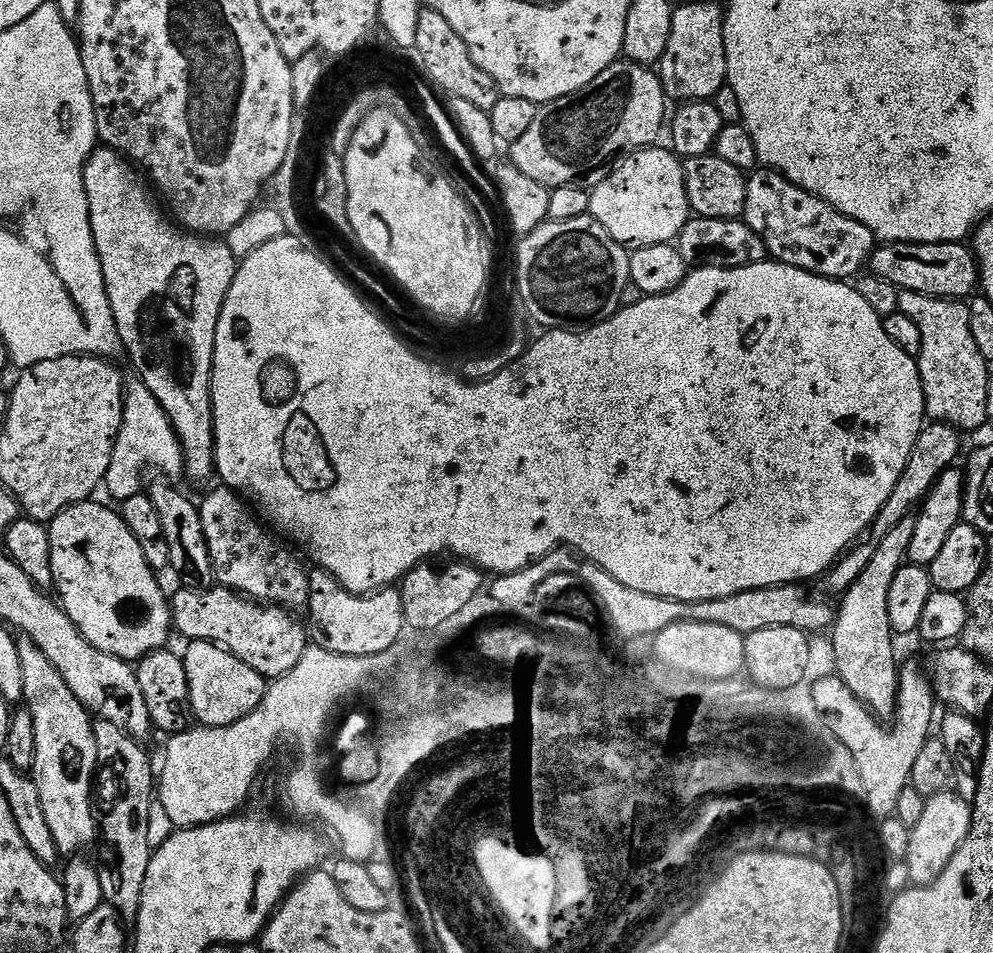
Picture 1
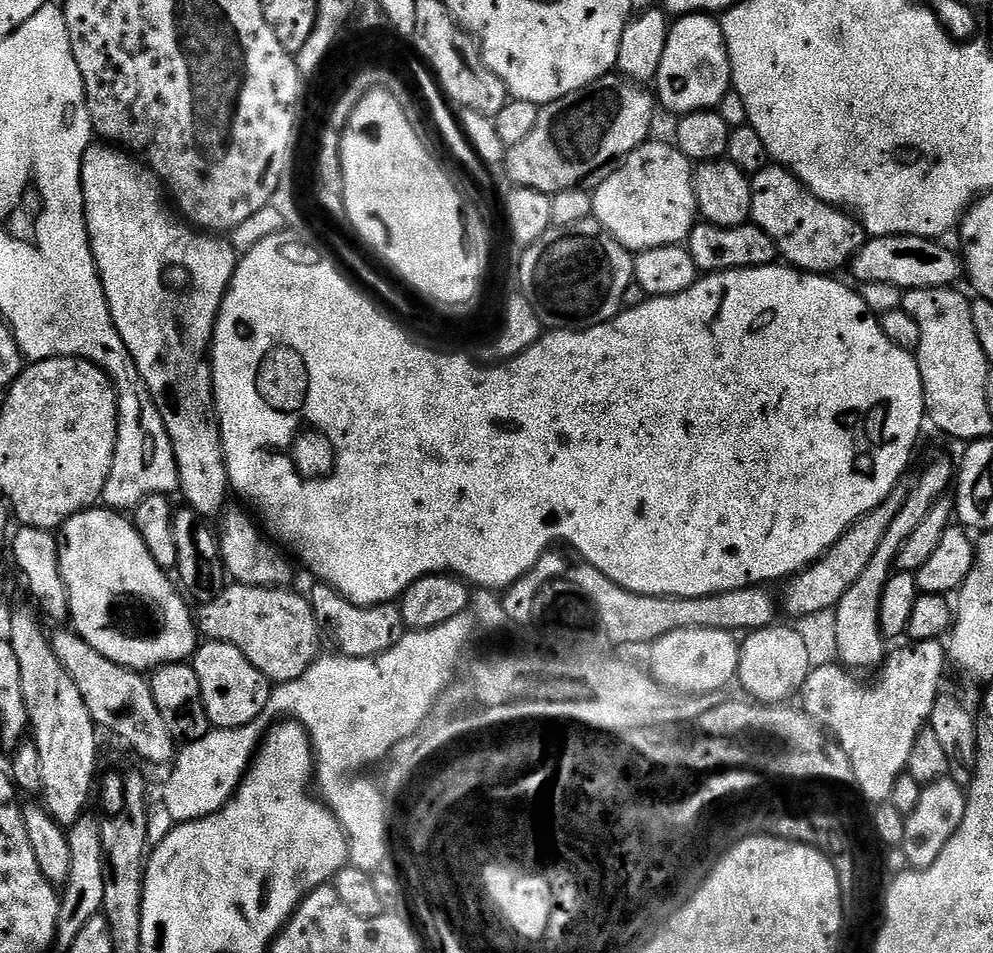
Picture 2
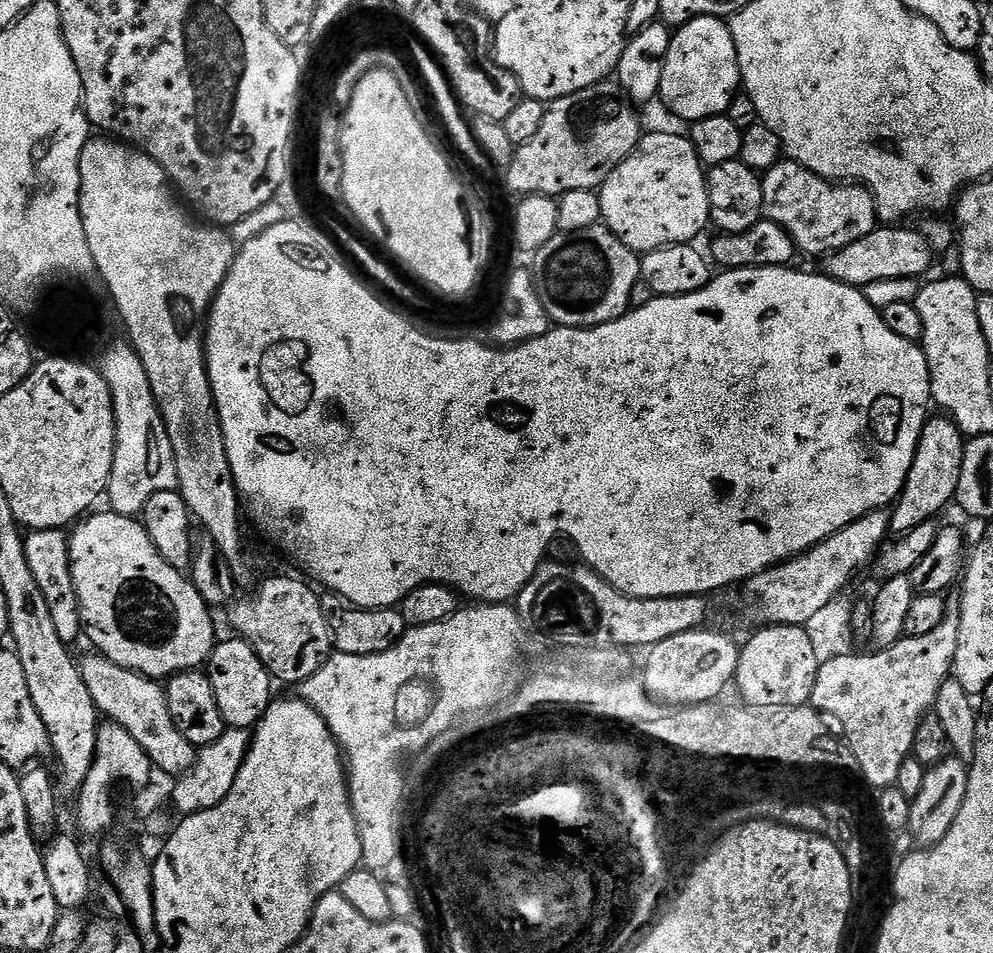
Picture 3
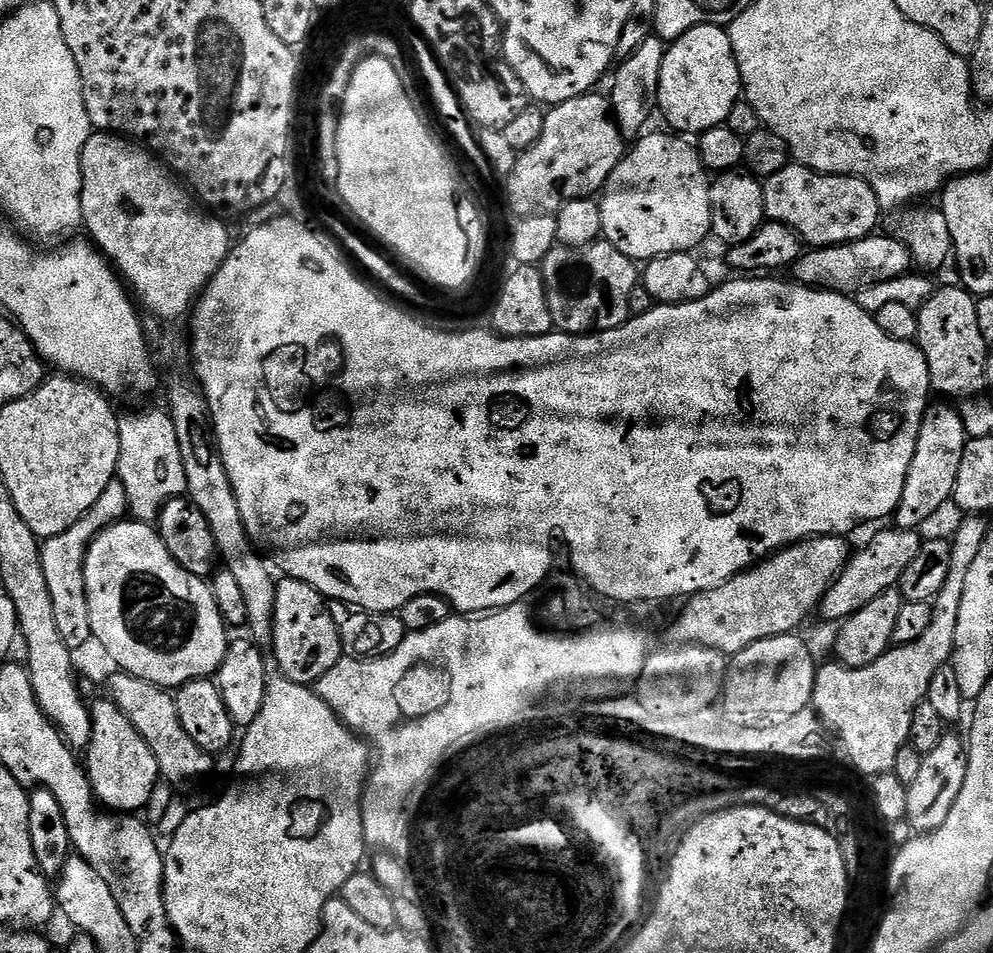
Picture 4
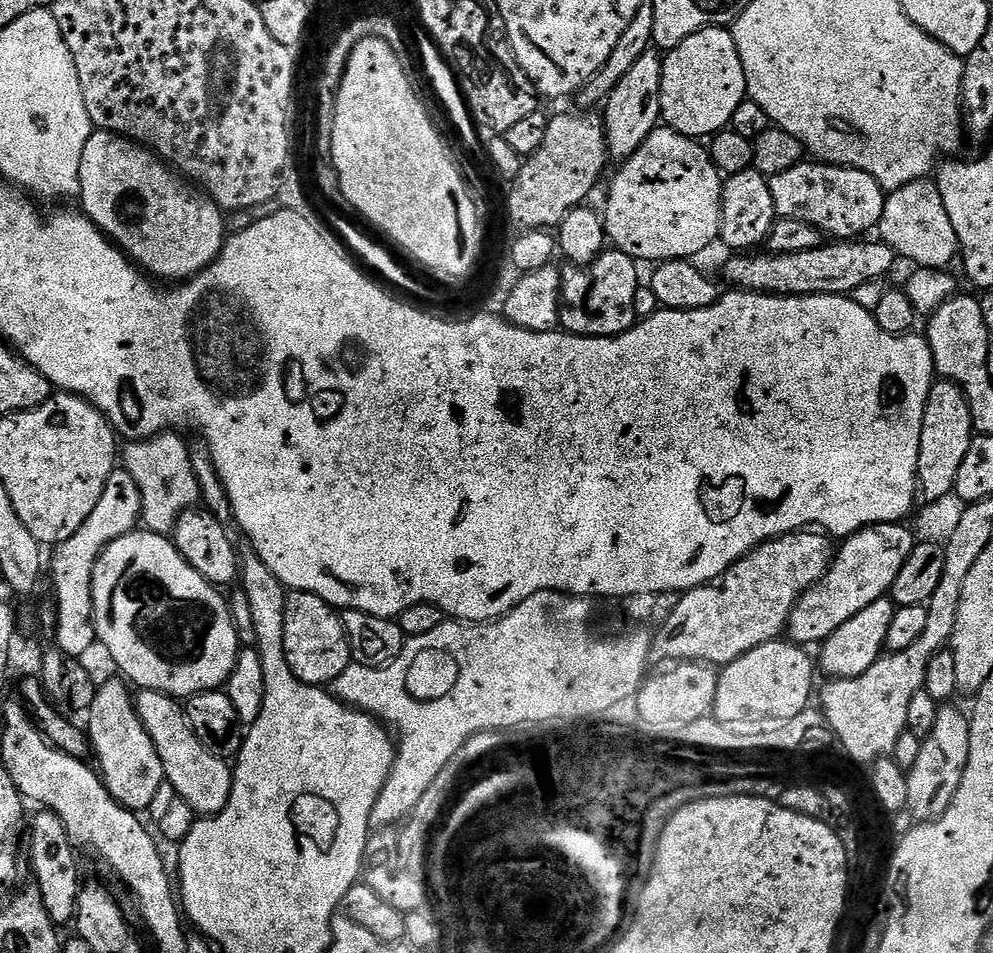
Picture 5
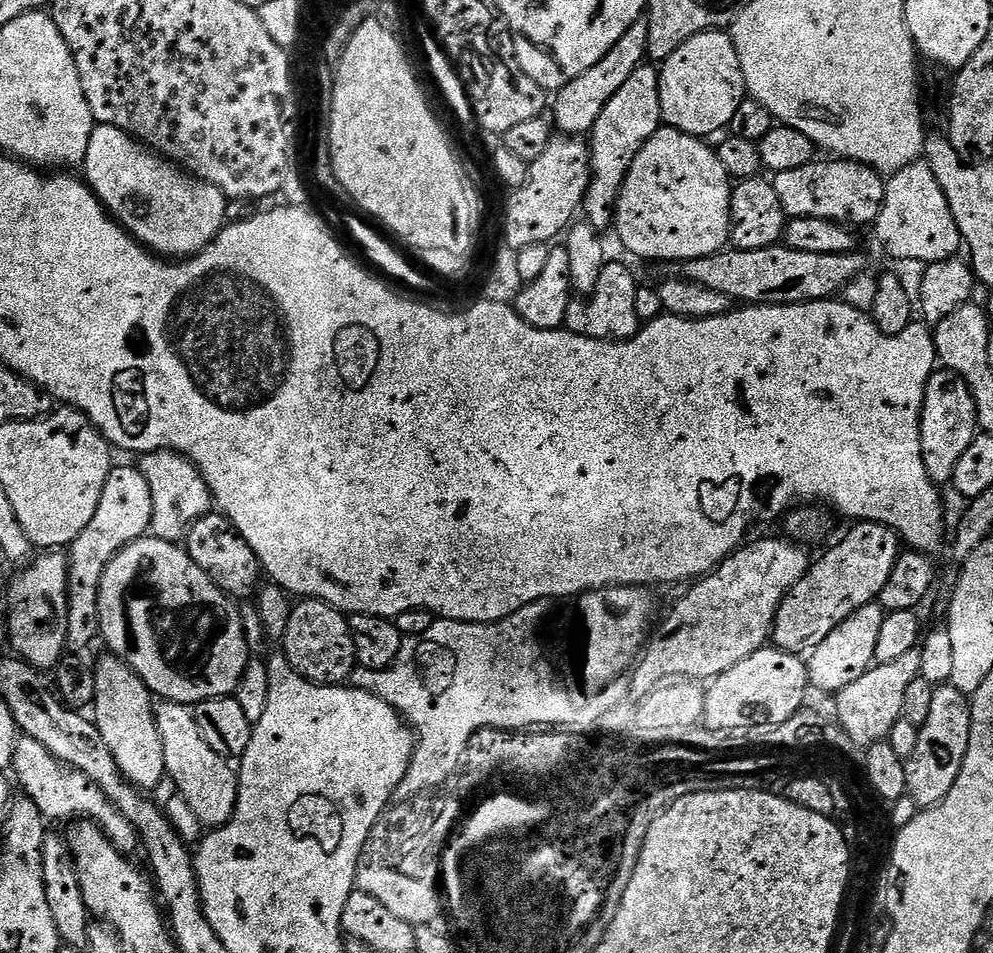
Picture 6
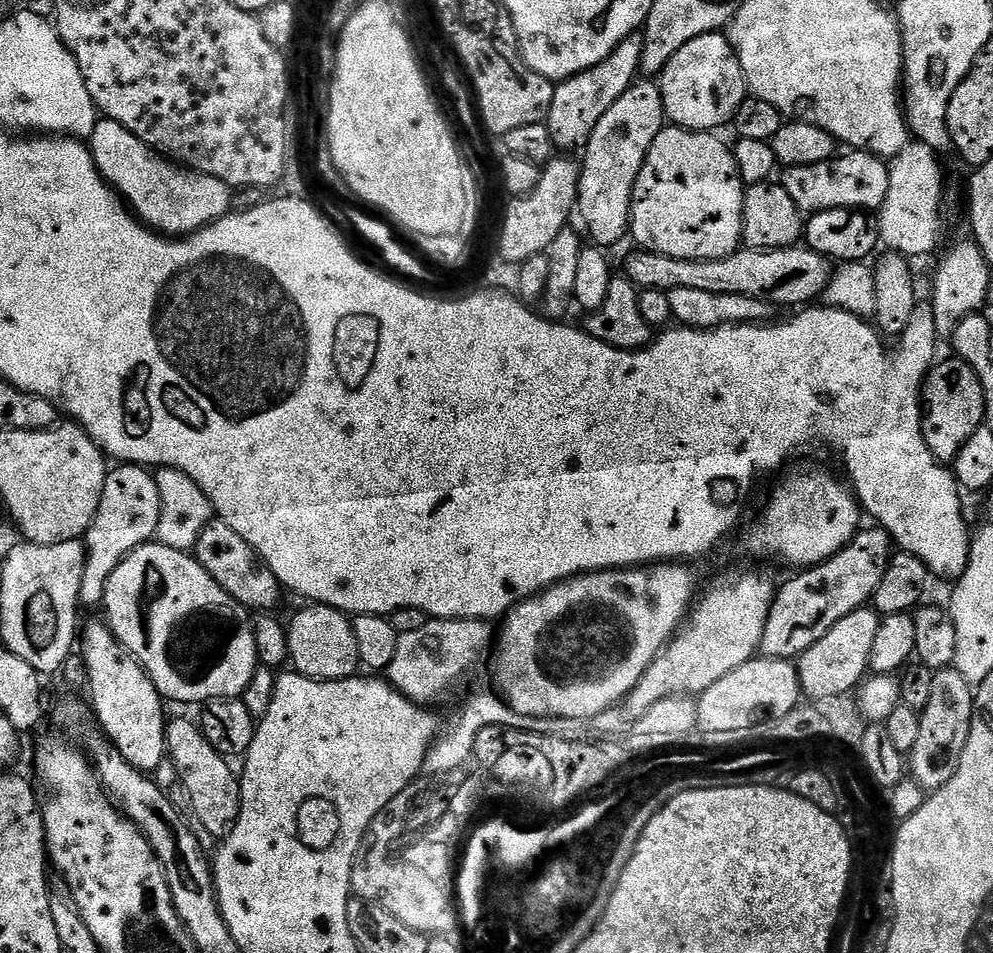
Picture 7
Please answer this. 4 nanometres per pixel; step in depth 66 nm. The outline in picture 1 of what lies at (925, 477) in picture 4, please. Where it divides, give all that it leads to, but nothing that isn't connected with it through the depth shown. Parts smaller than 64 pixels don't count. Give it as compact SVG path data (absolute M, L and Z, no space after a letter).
M910 515L898 522L898 526L894 526L886 538L876 541L874 558L870 558L866 570L858 574L858 582L854 582L854 586L850 586L850 590L839 597L830 629L835 675L840 677L850 694L854 694L856 700L861 700L864 707L881 722L891 721L895 717L896 689L900 682L900 668L896 664L897 641L890 626L890 585L908 560L915 525L916 516Z

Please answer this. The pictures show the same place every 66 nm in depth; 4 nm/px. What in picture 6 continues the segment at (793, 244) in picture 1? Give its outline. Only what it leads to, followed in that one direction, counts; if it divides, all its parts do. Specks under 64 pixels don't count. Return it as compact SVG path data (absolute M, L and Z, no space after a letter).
M817 158L806 166L798 166L798 170L782 170L771 177L785 217L822 218L845 226L875 225L883 206L885 177L857 160L824 159L828 160Z

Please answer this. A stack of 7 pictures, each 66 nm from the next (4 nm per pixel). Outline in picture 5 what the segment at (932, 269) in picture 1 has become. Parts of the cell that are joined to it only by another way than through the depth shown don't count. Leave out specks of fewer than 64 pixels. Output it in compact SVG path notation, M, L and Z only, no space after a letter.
M857 238L851 242L824 242L819 248L805 250L802 254L732 254L724 264L724 280L741 292L768 292L772 296L848 296L866 283L883 281L887 272L898 263L898 255L881 242L867 244L867 239Z

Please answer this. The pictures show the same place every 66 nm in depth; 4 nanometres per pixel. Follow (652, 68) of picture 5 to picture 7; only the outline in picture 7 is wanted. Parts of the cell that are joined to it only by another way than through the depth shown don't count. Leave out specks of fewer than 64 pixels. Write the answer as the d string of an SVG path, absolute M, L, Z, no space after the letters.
M648 78L630 85L626 94L622 94L622 98L618 98L618 102L614 102L614 106L606 110L606 114L602 114L598 126L594 126L594 134L590 134L588 143L582 149L584 160L582 159L580 164L580 198L578 201L578 216L584 219L584 224L588 227L589 234L592 235L593 245L616 244L623 236L629 235L634 182L642 170L644 159L654 138L658 138L658 134L665 126L666 117L660 85Z

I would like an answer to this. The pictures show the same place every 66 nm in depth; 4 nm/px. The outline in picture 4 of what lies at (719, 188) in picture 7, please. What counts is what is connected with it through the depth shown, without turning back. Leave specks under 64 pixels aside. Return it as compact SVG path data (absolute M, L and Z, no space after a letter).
M651 132L641 135L633 143L637 144L625 151L599 197L603 239L622 250L633 262L647 262L675 252L692 252L704 239L709 239L712 230L710 173L701 162L699 151L693 145L691 148L683 135Z

